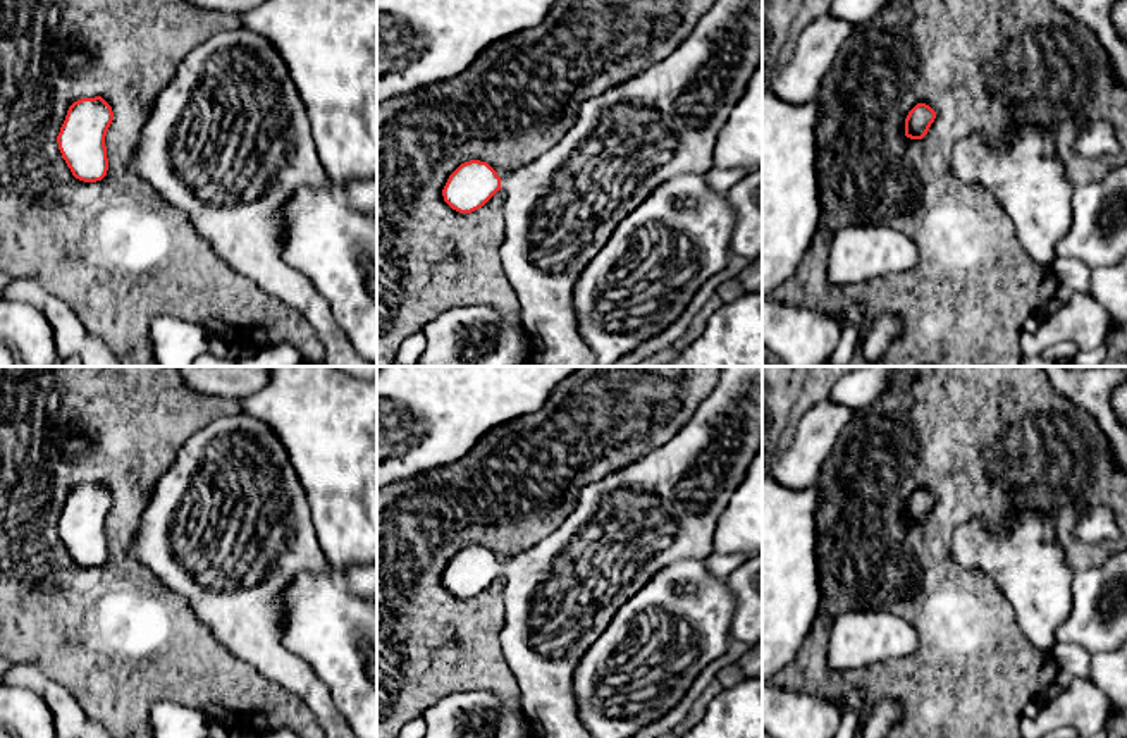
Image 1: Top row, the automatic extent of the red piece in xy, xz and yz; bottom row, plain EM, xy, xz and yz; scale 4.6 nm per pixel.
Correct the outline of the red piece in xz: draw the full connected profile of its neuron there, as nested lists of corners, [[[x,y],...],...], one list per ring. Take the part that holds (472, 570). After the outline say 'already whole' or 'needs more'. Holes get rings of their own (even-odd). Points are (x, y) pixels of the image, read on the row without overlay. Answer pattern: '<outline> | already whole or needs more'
[[[721,366],[717,384],[711,394],[699,404],[692,418],[671,437],[661,449],[652,451],[645,458],[618,470],[595,483],[582,489],[575,511],[563,521],[563,525],[544,538],[535,547],[511,557],[506,563],[499,563],[497,557],[480,545],[470,545],[461,549],[447,564],[442,581],[444,587],[459,599],[471,599],[482,593],[499,575],[506,578],[504,587],[504,626],[501,630],[501,652],[502,657],[516,680],[523,697],[523,716],[530,726],[530,738],[592,738],[580,721],[575,695],[573,695],[573,674],[585,655],[585,652],[597,642],[606,628],[614,619],[619,607],[630,600],[638,590],[642,590],[661,569],[680,559],[707,559],[714,549],[714,532],[721,514],[724,513],[733,492],[740,485],[747,473],[750,461],[762,446],[762,366]]] | needs more

